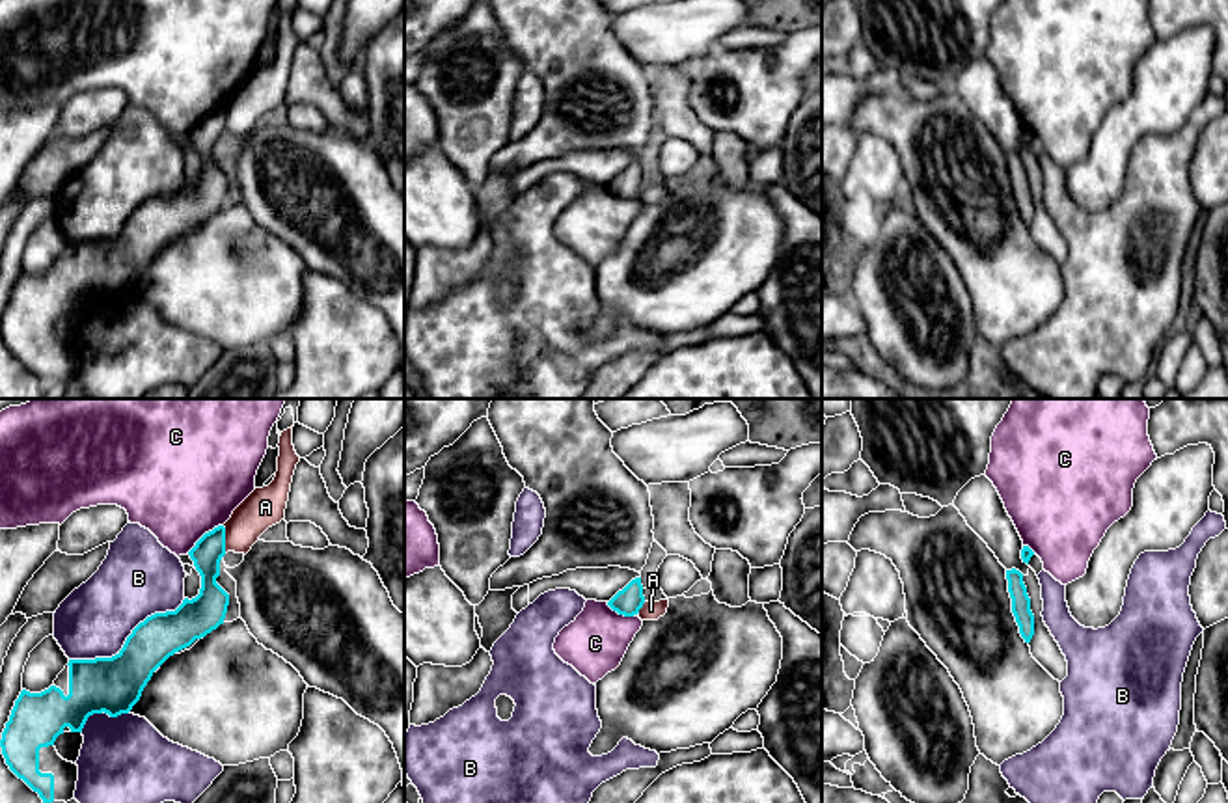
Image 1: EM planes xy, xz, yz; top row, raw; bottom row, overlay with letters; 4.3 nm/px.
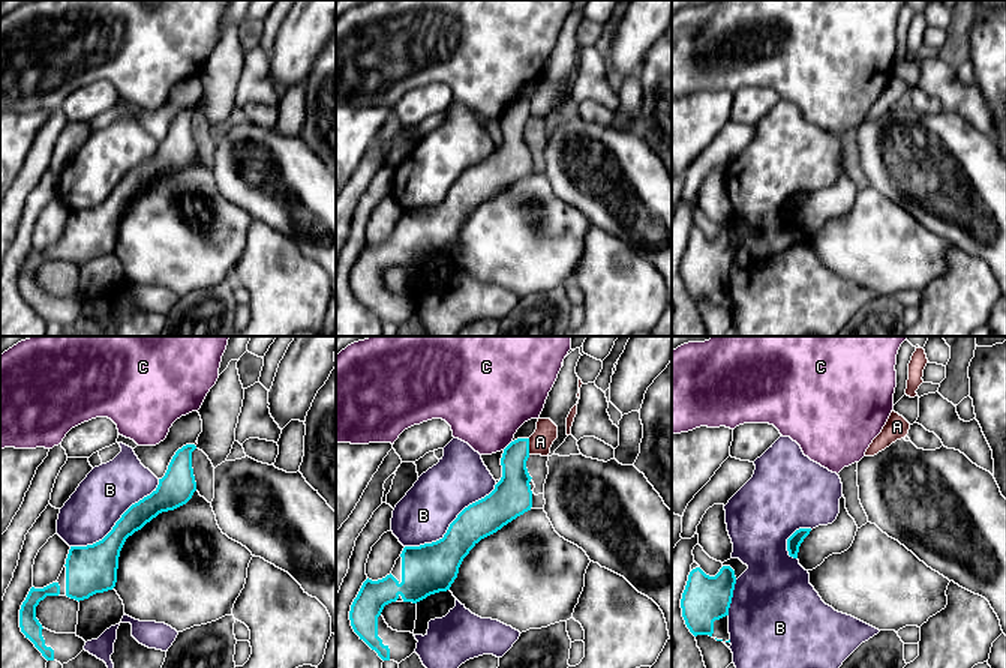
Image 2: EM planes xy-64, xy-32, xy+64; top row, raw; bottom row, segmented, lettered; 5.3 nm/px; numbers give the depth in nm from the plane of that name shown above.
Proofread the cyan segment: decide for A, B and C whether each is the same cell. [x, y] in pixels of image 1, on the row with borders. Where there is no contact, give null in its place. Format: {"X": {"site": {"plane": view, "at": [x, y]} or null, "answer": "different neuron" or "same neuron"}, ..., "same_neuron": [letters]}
{"A": {"site": {"plane": "xy", "at": [224, 539]}, "answer": "different neuron"}, "B": {"site": {"plane": "xy", "at": [127, 639]}, "answer": "different neuron"}, "C": {"site": {"plane": "xy", "at": [204, 535]}, "answer": "different neuron"}, "same_neuron": []}

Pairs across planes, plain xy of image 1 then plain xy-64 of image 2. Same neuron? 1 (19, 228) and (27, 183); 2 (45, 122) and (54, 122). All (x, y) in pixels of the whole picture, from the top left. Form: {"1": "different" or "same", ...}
{"1": "different", "2": "different"}

